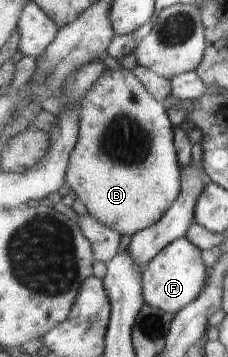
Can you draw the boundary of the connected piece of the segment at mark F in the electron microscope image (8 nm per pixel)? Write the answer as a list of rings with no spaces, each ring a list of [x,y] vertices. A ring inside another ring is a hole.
[[[182,238],[164,250],[144,271],[144,297],[146,303],[177,316],[190,307],[202,294],[209,281],[209,267],[203,261],[203,251]]]

